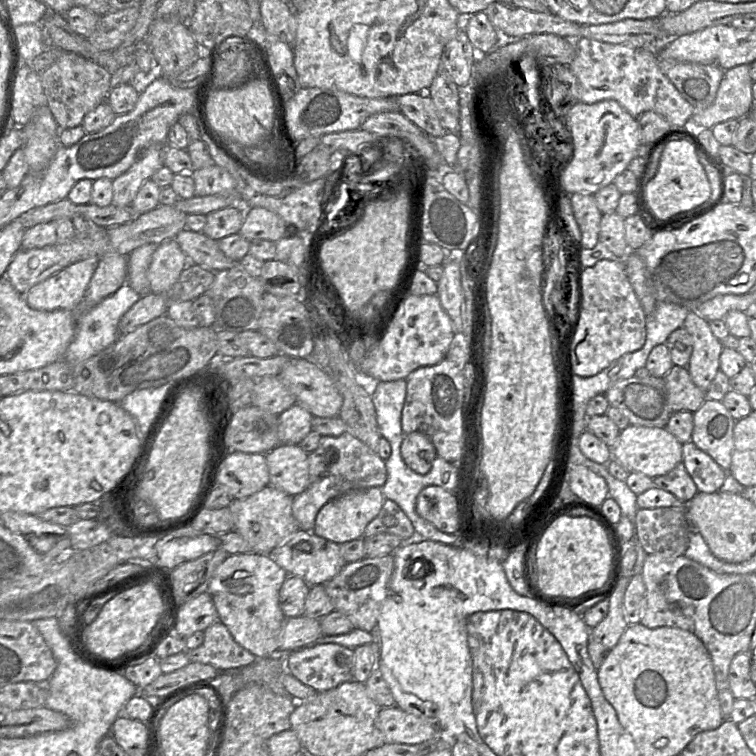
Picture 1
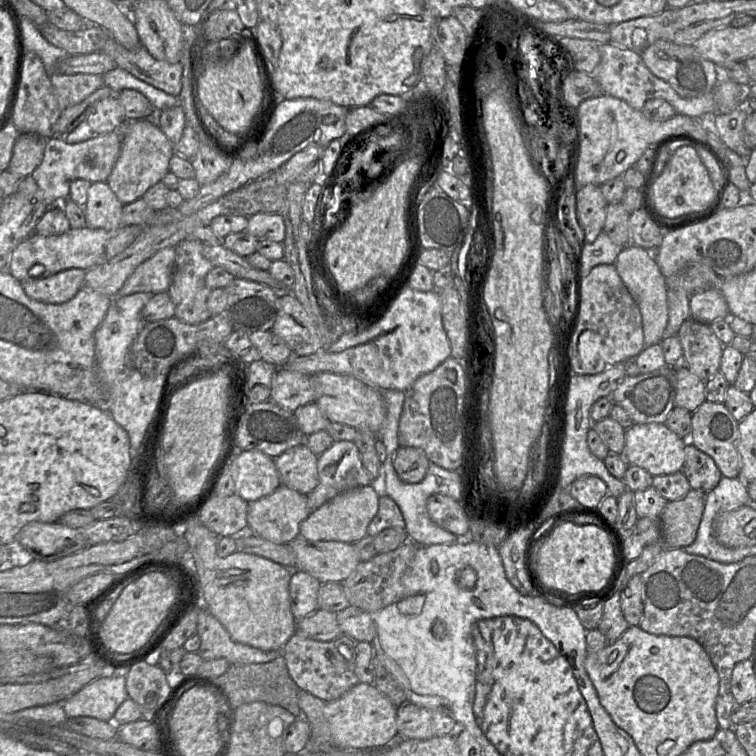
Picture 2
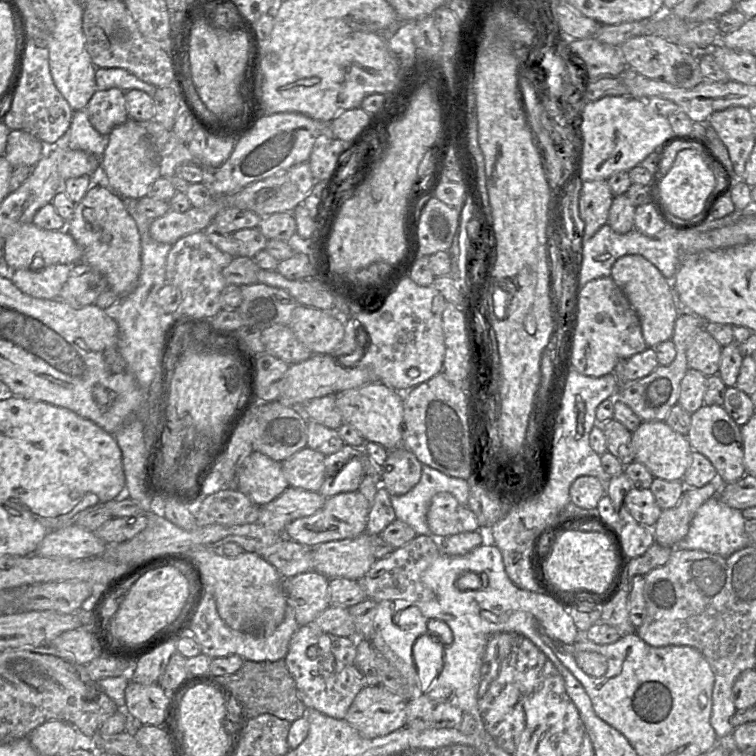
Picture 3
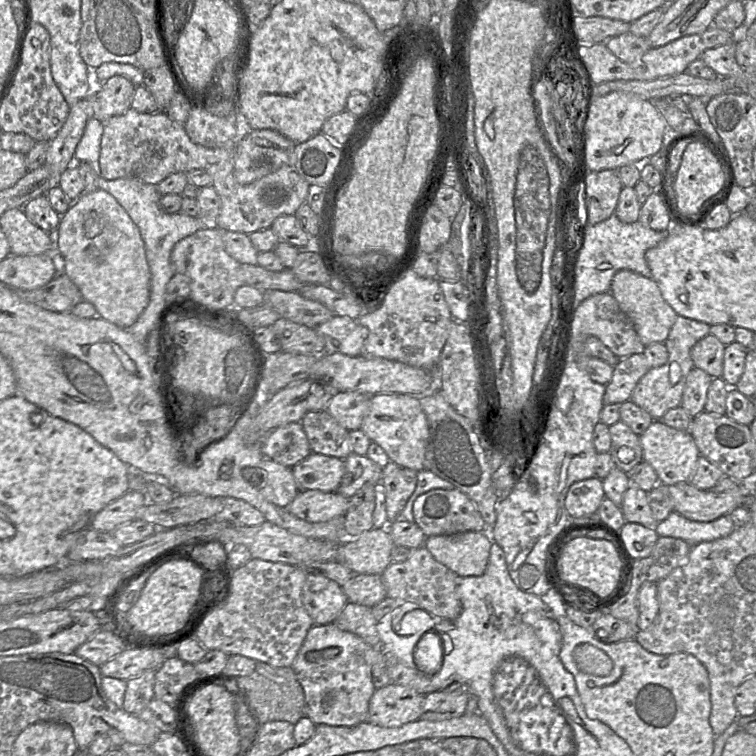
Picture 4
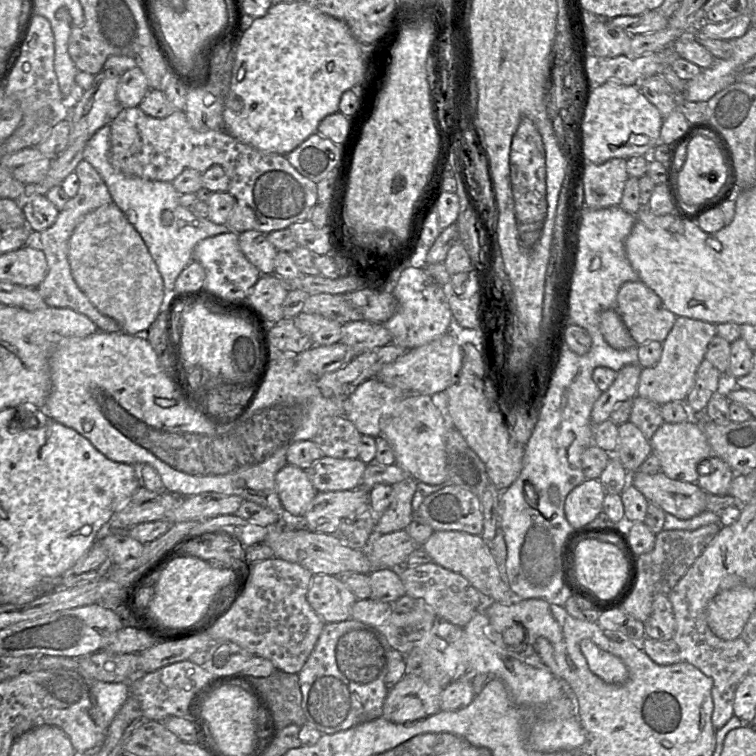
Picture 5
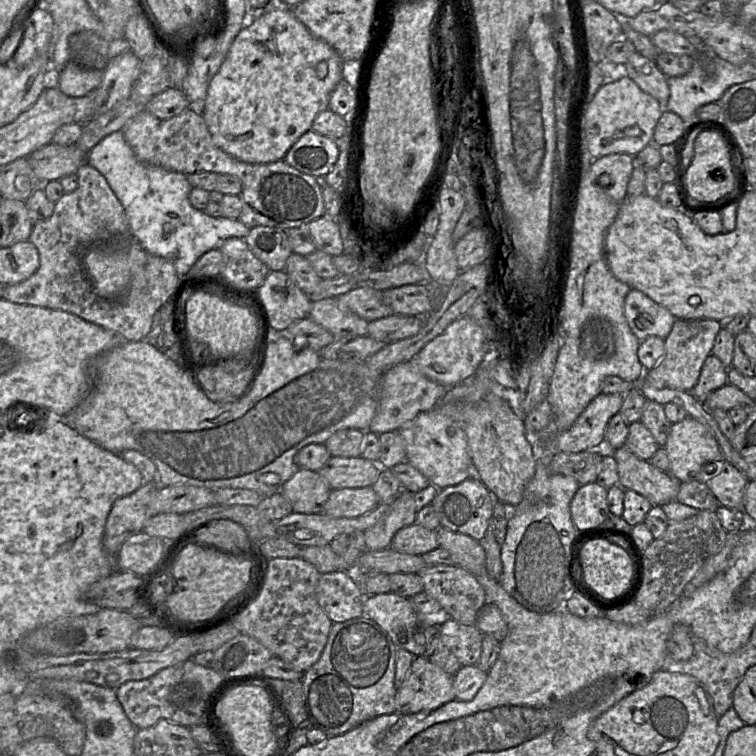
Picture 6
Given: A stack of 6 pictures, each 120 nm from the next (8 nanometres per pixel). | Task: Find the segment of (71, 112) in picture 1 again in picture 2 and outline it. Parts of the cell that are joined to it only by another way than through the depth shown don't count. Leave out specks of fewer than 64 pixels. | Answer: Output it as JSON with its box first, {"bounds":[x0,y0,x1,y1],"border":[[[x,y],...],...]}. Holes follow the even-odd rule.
{"bounds":[50,74,104,108],"border":[[[59,74],[50,75],[60,108],[80,103],[94,91],[104,85],[103,75],[99,74]]]}

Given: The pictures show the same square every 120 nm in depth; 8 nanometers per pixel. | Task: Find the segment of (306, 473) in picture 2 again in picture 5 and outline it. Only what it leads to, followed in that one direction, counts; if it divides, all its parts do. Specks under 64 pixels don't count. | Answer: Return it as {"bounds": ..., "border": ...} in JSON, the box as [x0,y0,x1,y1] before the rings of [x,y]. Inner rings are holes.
{"bounds":[306,456,366,492],"border":[[[323,456],[306,472],[318,492],[344,491],[362,485],[366,466],[359,458],[339,459]]]}

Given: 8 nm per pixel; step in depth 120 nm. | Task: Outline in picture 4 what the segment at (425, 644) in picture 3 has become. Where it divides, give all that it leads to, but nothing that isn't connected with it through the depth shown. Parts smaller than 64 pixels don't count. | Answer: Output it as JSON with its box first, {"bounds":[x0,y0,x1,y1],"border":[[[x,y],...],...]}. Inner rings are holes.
{"bounds":[414,631,443,675],"border":[[[436,631],[424,633],[414,651],[416,668],[427,675],[434,675],[440,670],[443,657],[440,635]]]}

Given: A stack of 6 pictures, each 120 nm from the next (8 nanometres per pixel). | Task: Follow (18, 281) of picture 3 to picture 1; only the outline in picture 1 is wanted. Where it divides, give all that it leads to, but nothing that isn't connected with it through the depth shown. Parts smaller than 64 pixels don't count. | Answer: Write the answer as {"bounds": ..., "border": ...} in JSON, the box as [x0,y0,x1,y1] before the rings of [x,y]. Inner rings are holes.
{"bounds":[25,260,98,310],"border":[[[98,260],[75,262],[34,285],[25,294],[28,306],[35,310],[73,309],[82,300]]]}

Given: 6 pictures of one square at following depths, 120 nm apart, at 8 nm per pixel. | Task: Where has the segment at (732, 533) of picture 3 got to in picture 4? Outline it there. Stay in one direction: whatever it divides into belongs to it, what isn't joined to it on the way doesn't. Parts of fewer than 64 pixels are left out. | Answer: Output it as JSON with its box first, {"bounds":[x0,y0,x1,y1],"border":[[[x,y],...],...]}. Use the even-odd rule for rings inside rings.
{"bounds":[655,511,735,544],"border":[[[672,511],[658,523],[655,531],[658,537],[679,538],[689,544],[698,544],[724,538],[730,535],[735,528],[729,515],[708,522],[698,522]]]}

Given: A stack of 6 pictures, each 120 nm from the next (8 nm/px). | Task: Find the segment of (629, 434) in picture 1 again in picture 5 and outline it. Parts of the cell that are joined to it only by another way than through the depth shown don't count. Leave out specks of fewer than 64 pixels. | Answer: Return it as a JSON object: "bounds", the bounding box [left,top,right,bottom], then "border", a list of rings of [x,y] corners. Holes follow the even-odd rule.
{"bounds":[650,419,712,483],"border":[[[693,419],[681,423],[666,423],[656,430],[650,439],[652,454],[660,463],[660,470],[668,478],[688,483],[697,483],[700,475],[709,472],[706,459],[712,456],[712,450],[700,424]]]}

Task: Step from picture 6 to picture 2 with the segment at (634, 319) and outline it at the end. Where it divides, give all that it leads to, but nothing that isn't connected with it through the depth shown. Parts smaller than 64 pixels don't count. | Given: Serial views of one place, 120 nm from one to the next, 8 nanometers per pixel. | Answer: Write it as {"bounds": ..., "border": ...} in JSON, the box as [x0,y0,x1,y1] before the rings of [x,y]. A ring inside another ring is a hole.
{"bounds":[614,244,668,346],"border":[[[629,244],[619,253],[614,265],[640,309],[645,344],[647,346],[660,344],[668,323],[668,287],[652,251]]]}

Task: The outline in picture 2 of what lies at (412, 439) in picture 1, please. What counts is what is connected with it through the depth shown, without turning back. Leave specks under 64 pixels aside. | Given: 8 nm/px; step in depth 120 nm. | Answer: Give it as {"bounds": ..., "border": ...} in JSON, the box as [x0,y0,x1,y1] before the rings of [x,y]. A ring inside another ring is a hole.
{"bounds":[393,447,429,483],"border":[[[401,447],[397,450],[393,466],[398,477],[405,483],[420,483],[426,477],[429,459],[425,451],[417,447]]]}

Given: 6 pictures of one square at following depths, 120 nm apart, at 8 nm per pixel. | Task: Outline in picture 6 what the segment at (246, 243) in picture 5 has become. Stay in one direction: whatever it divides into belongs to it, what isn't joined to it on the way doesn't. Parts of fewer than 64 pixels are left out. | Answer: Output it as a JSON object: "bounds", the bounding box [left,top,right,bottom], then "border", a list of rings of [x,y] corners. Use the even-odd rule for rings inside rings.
{"bounds":[245,227,293,272],"border":[[[253,227],[245,242],[270,272],[284,271],[288,257],[293,254],[286,231],[280,228]]]}

